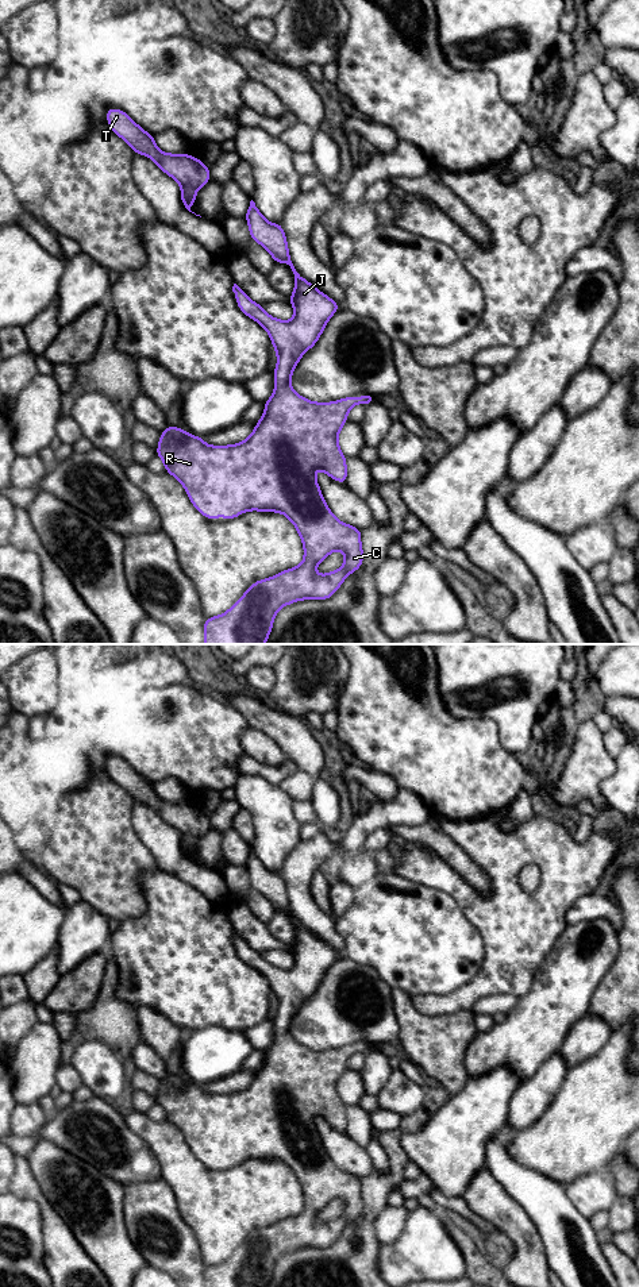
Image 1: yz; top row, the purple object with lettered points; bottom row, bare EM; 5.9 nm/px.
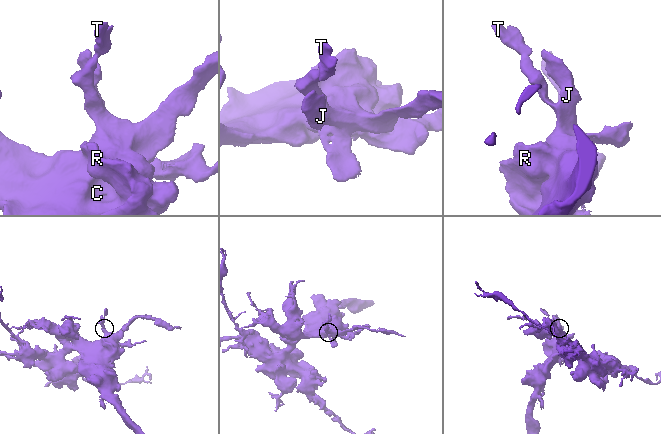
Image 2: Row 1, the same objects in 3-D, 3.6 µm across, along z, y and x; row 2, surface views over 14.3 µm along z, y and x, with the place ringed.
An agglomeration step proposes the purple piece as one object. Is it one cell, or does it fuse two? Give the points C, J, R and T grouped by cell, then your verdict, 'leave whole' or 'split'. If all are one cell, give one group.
groups C J R / T; split

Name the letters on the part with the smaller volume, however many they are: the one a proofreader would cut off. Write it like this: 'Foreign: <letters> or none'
Foreign: T

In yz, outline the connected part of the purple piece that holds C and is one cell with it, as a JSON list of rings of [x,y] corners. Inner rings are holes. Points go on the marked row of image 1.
[[[251,200],[246,212],[251,240],[263,246],[274,262],[286,263],[295,274],[295,292],[288,298],[295,309],[289,321],[273,319],[265,309],[251,301],[234,284],[239,309],[259,323],[269,334],[277,352],[274,393],[265,402],[265,412],[253,434],[242,443],[231,446],[208,446],[204,438],[185,429],[168,425],[161,434],[157,456],[165,463],[165,471],[176,477],[195,505],[208,520],[213,517],[235,519],[247,510],[280,512],[296,527],[303,546],[304,560],[272,578],[254,582],[247,592],[223,614],[205,619],[205,644],[265,644],[277,612],[299,600],[328,600],[346,577],[358,570],[363,562],[362,532],[339,521],[327,506],[317,485],[315,470],[322,469],[340,483],[347,481],[346,456],[339,448],[338,434],[347,421],[351,406],[376,402],[374,394],[344,397],[334,402],[312,402],[297,394],[290,386],[292,373],[305,351],[319,340],[327,321],[340,308],[332,298],[305,281],[295,269],[288,251],[282,226],[269,223]],[[332,551],[344,552],[344,564],[324,575],[315,573],[316,566]]]

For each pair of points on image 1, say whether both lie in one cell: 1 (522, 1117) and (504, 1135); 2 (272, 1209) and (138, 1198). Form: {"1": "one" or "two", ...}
{"1": "two", "2": "two"}

